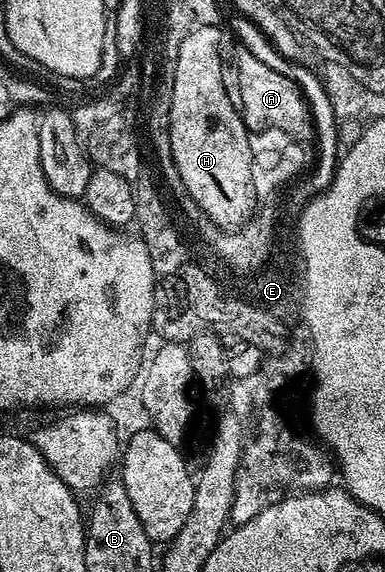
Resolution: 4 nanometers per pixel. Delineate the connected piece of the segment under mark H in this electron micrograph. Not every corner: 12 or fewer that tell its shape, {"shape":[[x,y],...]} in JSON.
{"shape":[[219,25],[180,43],[169,157],[210,219],[250,208]]}

